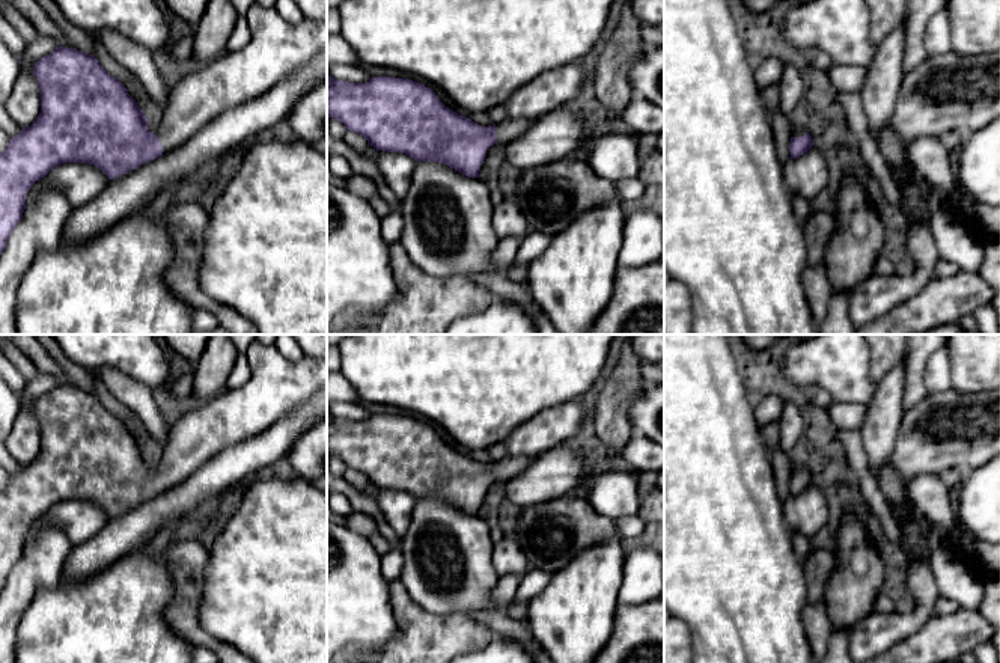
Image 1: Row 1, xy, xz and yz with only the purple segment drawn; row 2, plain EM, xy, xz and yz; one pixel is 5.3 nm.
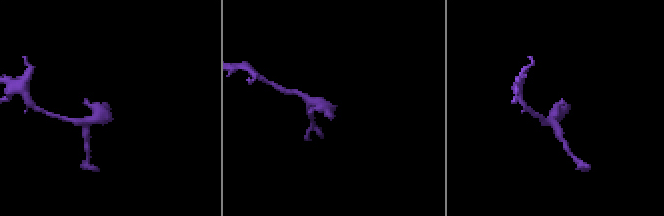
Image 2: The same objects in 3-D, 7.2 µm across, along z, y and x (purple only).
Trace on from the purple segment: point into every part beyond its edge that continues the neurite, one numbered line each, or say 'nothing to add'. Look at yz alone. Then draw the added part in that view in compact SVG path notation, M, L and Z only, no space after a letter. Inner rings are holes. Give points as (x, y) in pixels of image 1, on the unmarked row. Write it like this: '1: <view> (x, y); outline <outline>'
1: yz (800, 466); outline M795 457L794 467L791 470L791 475L801 475L806 470L809 470L806 458L804 457Z

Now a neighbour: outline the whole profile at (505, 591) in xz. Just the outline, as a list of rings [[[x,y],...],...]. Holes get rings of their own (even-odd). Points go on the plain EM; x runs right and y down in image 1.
[[[508,574],[498,579],[492,592],[494,606],[497,607],[497,610],[505,612],[506,607],[515,600],[521,577],[523,576],[520,574]]]

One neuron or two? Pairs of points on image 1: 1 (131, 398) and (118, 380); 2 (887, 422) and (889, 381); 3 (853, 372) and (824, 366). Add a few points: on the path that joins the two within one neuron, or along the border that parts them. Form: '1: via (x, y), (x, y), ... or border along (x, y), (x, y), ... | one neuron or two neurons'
1: via (130, 394), (121, 384) | one neuron
2: via (887, 412), (889, 392) | one neuron
3: via (845, 371), (841, 366), (832, 366) | one neuron

